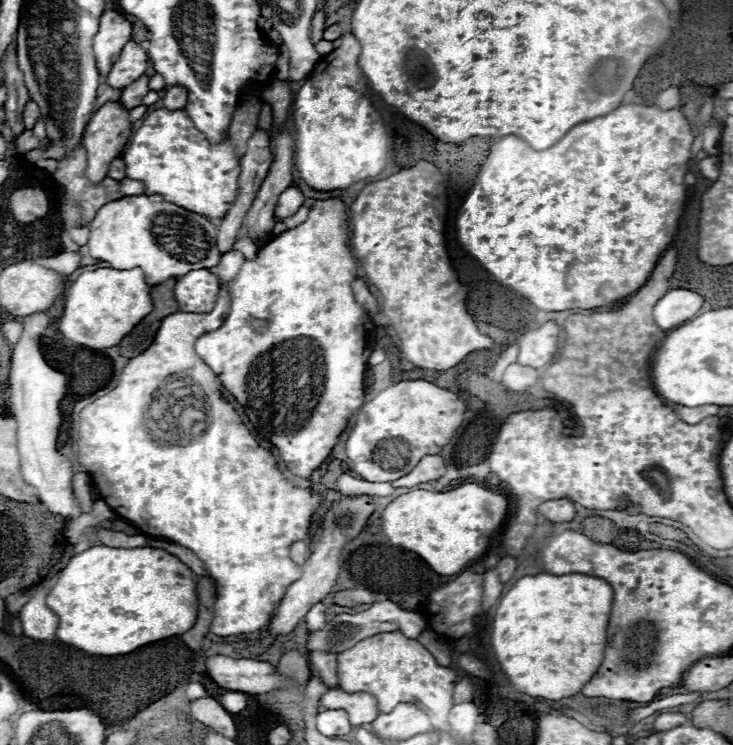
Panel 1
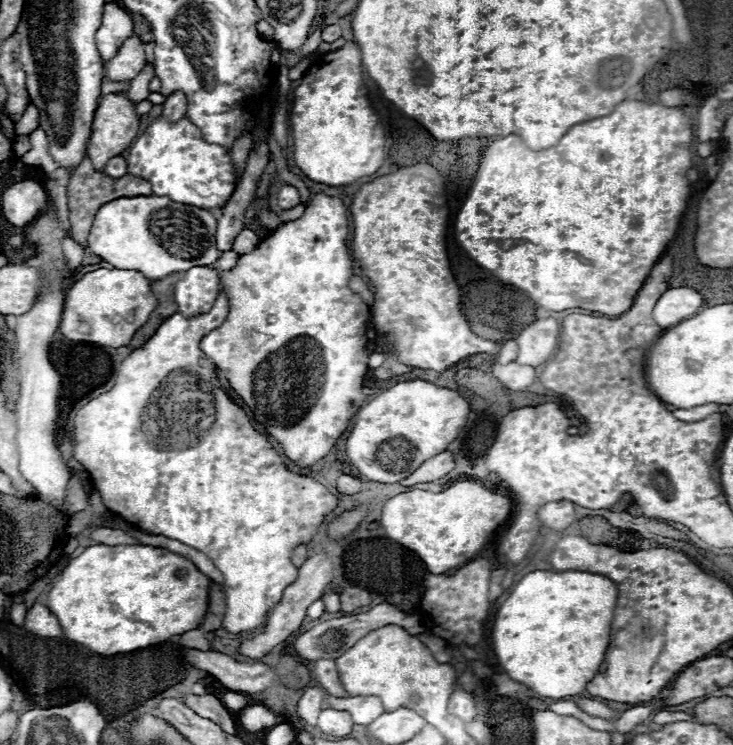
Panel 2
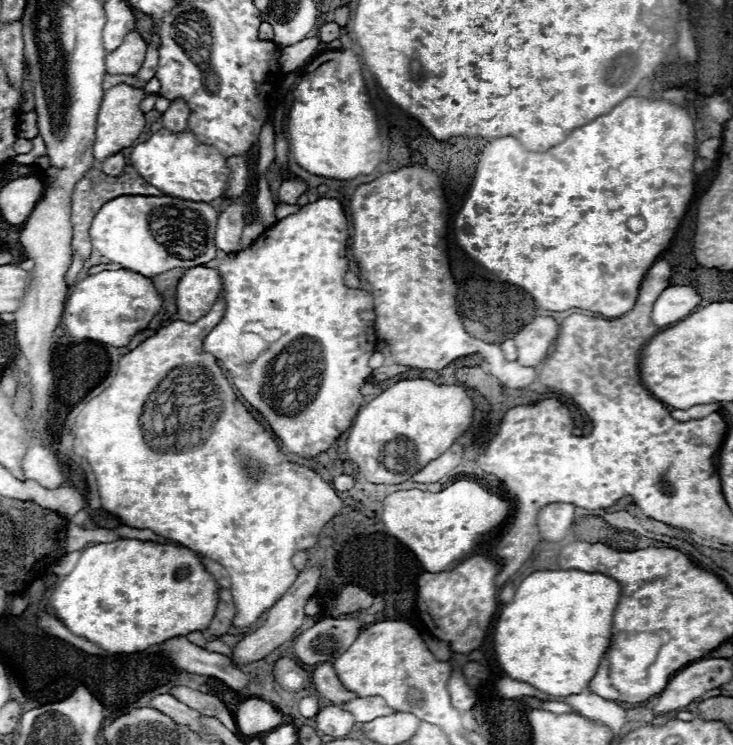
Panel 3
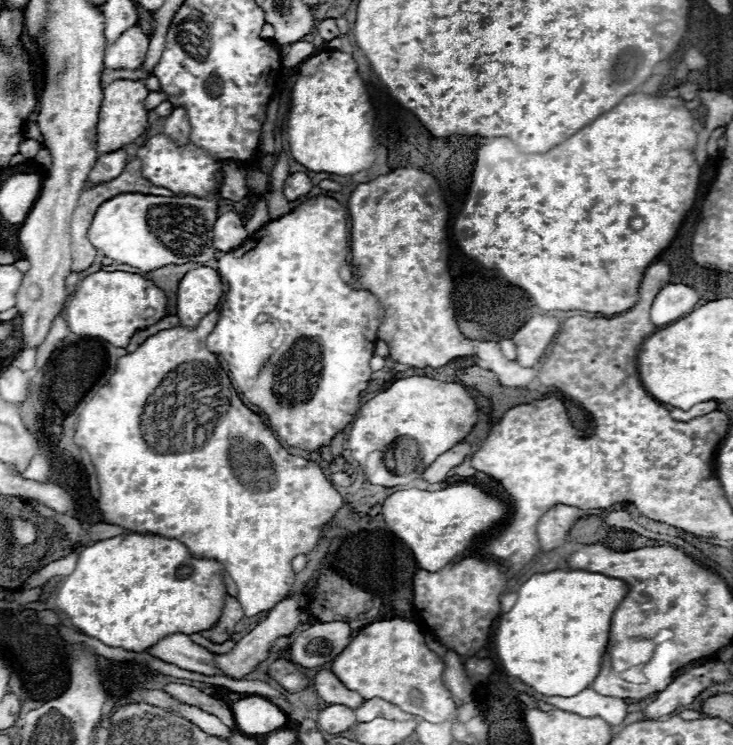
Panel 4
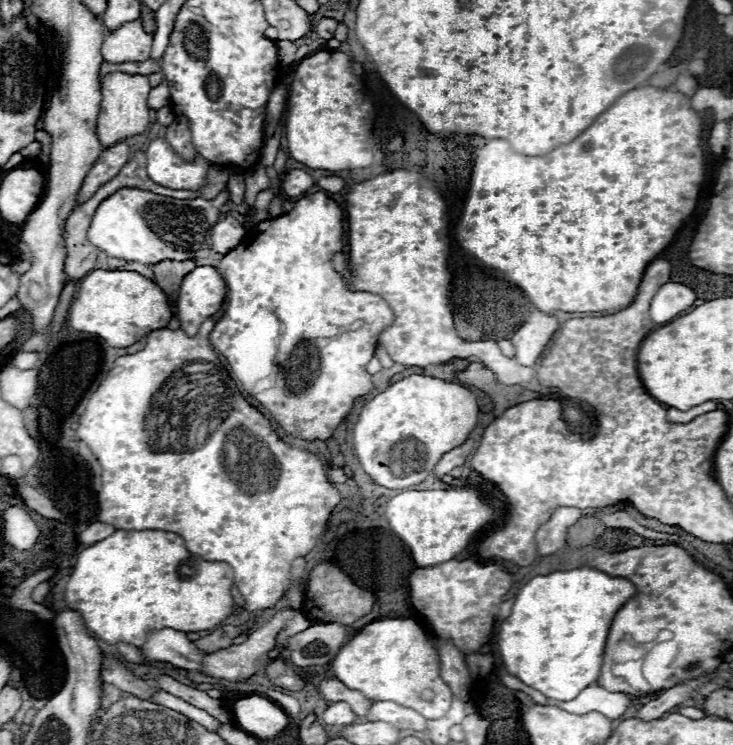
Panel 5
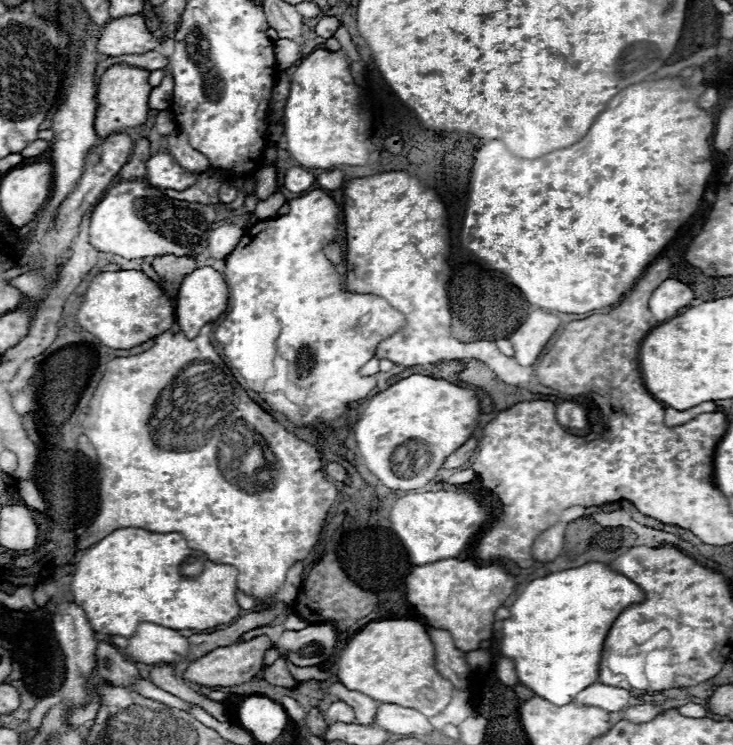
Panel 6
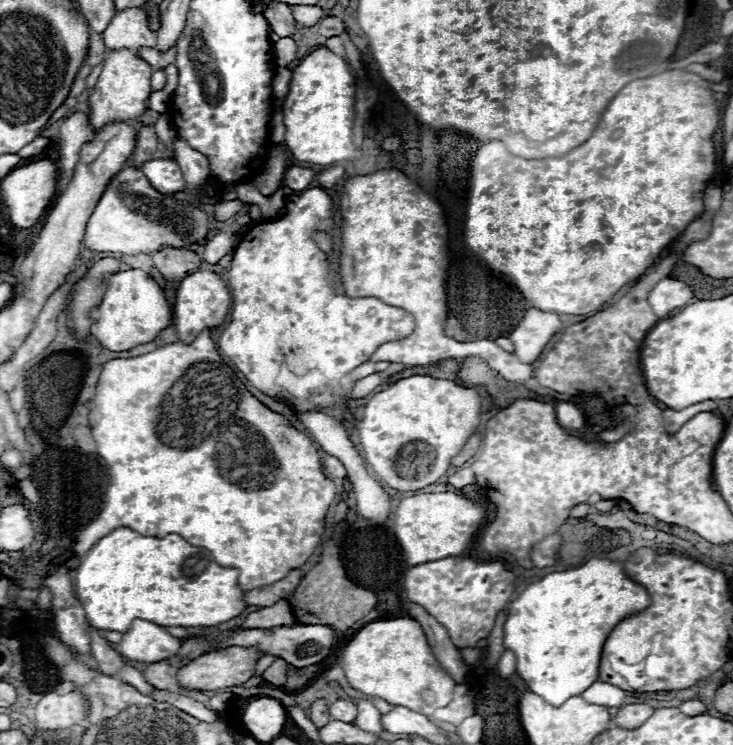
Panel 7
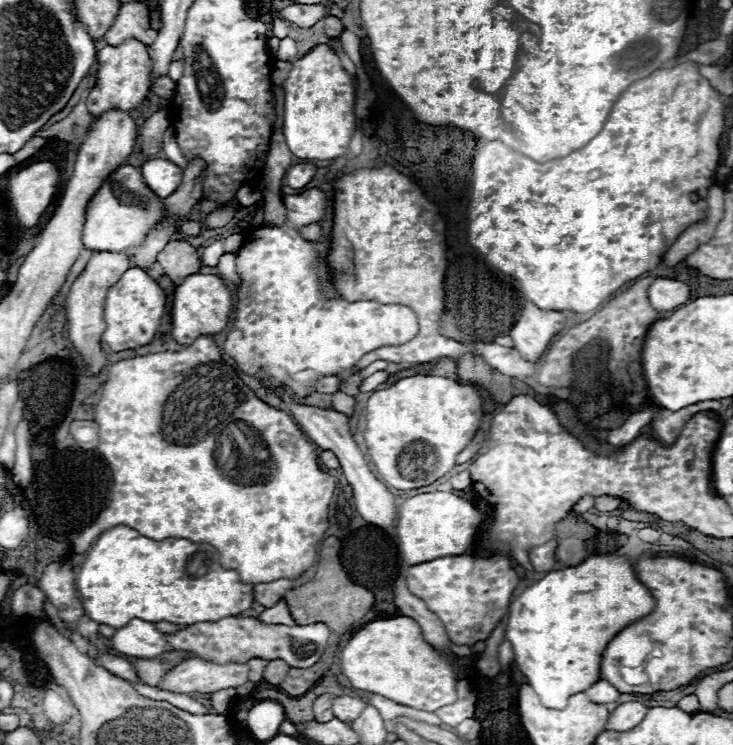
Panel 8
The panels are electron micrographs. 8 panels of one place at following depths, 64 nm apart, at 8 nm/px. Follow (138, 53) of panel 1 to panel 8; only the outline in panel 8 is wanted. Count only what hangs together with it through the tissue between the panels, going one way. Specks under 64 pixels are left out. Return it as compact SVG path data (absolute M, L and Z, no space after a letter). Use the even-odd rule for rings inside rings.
M144 2L122 4L118 16L104 34L104 40L110 46L120 46L128 38L136 38L146 46L152 46L156 38L156 30L150 28L150 12Z

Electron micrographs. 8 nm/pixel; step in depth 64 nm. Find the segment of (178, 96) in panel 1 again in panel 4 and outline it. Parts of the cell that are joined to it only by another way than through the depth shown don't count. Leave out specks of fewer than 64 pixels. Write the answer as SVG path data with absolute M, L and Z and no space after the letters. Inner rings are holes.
M182 106L172 108L172 114L164 120L164 132L174 138L178 144L186 144L190 138L190 124L188 124L188 114Z

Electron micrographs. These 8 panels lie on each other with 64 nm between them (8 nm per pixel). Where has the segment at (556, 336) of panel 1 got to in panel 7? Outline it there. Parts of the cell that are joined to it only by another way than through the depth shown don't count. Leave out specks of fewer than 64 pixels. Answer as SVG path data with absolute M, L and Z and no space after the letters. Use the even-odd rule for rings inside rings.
M530 308L524 314L520 326L510 334L510 340L514 344L514 354L524 364L536 362L548 340L558 330L562 330L562 320L558 314Z

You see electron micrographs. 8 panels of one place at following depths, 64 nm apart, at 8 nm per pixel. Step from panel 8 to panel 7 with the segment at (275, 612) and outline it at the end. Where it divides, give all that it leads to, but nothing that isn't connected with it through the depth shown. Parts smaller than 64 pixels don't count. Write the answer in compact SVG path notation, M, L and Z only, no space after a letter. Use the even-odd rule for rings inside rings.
M280 600L280 602L276 602L270 608L262 608L258 612L248 614L238 624L238 628L246 630L246 628L272 628L272 626L282 626L282 624L290 626L292 620L294 620L292 606L288 604L288 600Z

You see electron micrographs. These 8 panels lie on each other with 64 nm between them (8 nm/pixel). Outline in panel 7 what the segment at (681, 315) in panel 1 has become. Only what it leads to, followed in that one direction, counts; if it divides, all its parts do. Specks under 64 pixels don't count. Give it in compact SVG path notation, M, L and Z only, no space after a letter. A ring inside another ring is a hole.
M664 278L662 282L658 282L654 286L654 290L650 290L650 308L654 310L654 314L662 320L666 316L670 316L672 310L678 310L686 304L690 304L690 300L694 298L692 290L688 284L680 282L680 280L672 280L672 278Z

